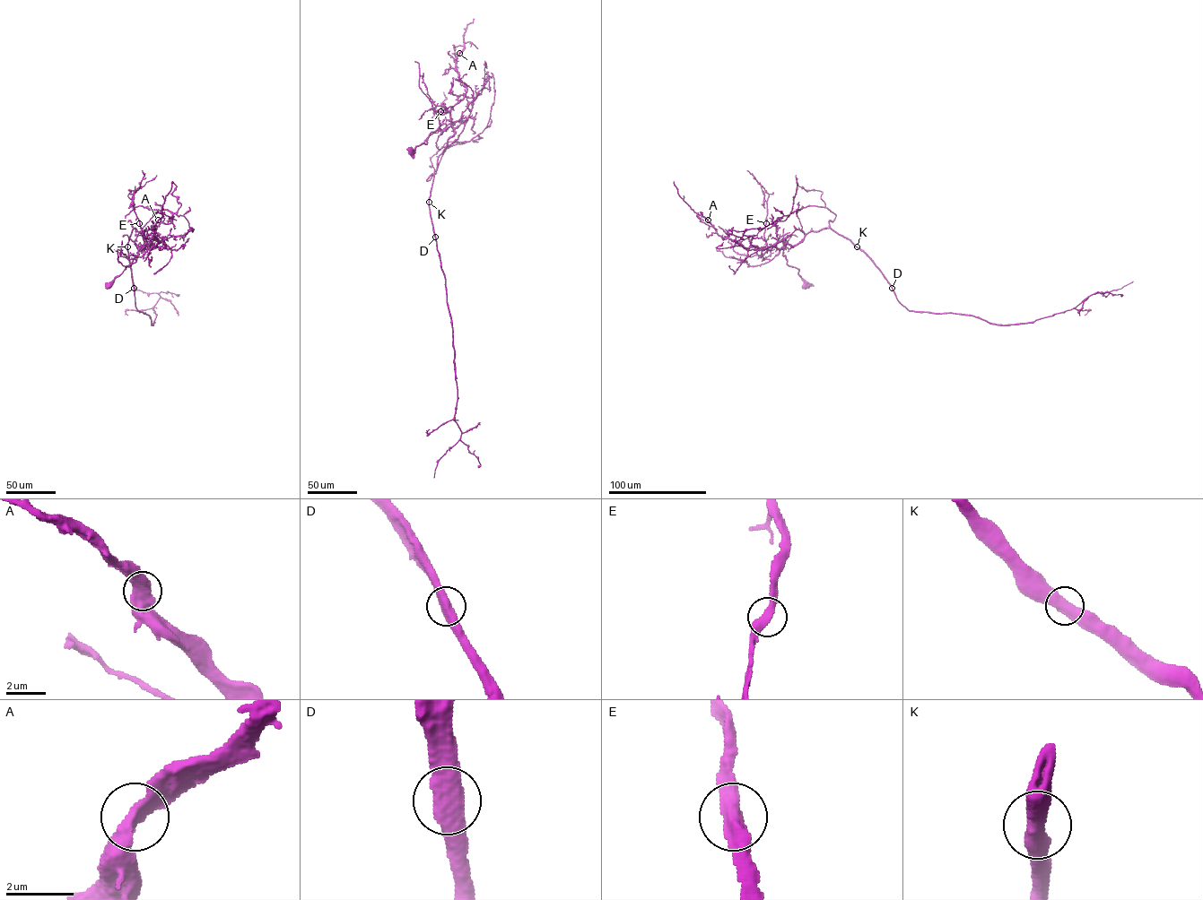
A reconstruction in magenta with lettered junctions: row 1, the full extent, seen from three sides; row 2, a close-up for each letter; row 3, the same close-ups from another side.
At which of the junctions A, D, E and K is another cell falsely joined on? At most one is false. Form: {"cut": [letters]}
{"cut": []}

